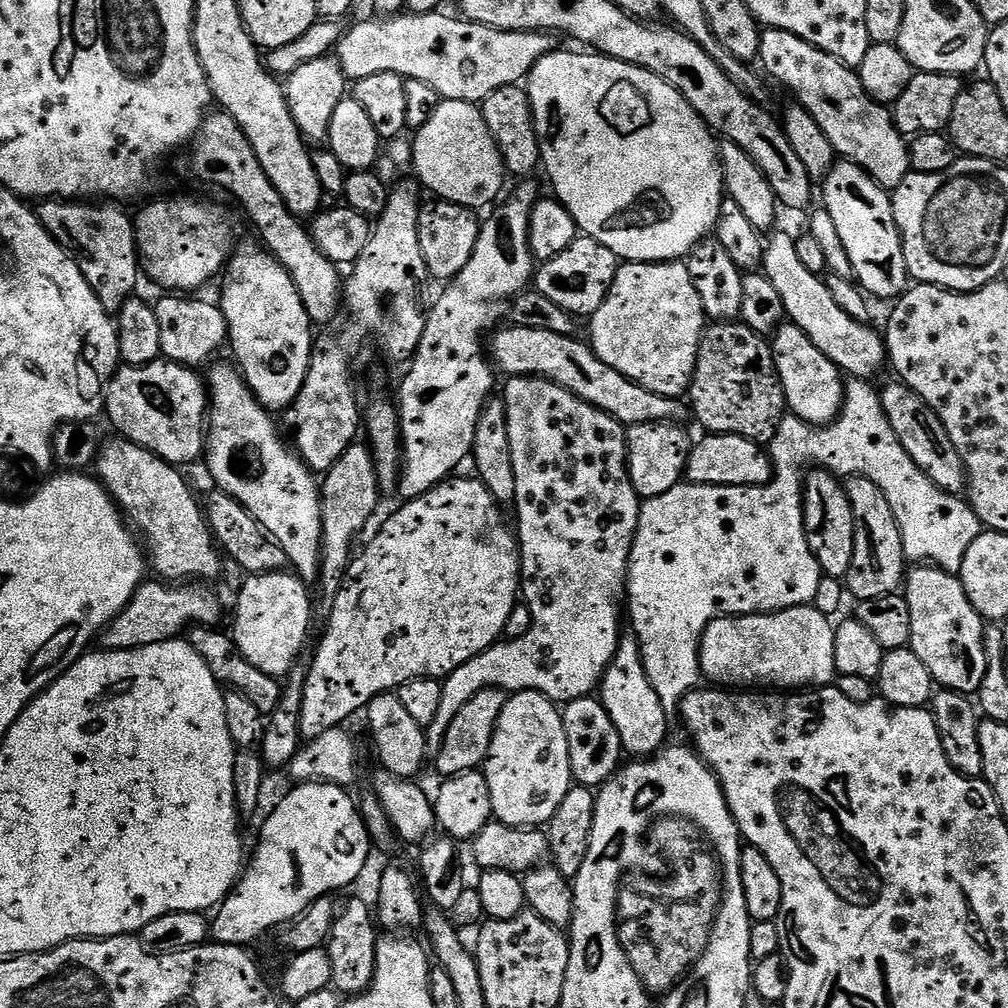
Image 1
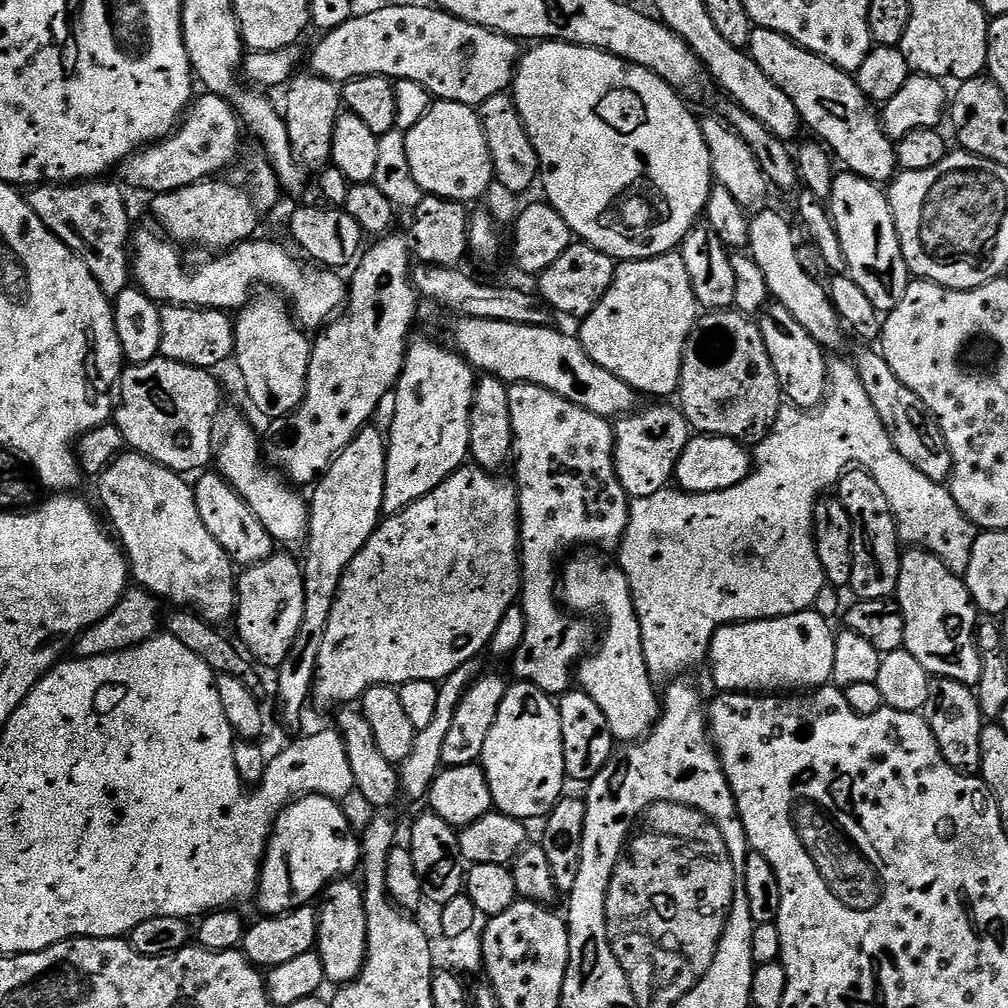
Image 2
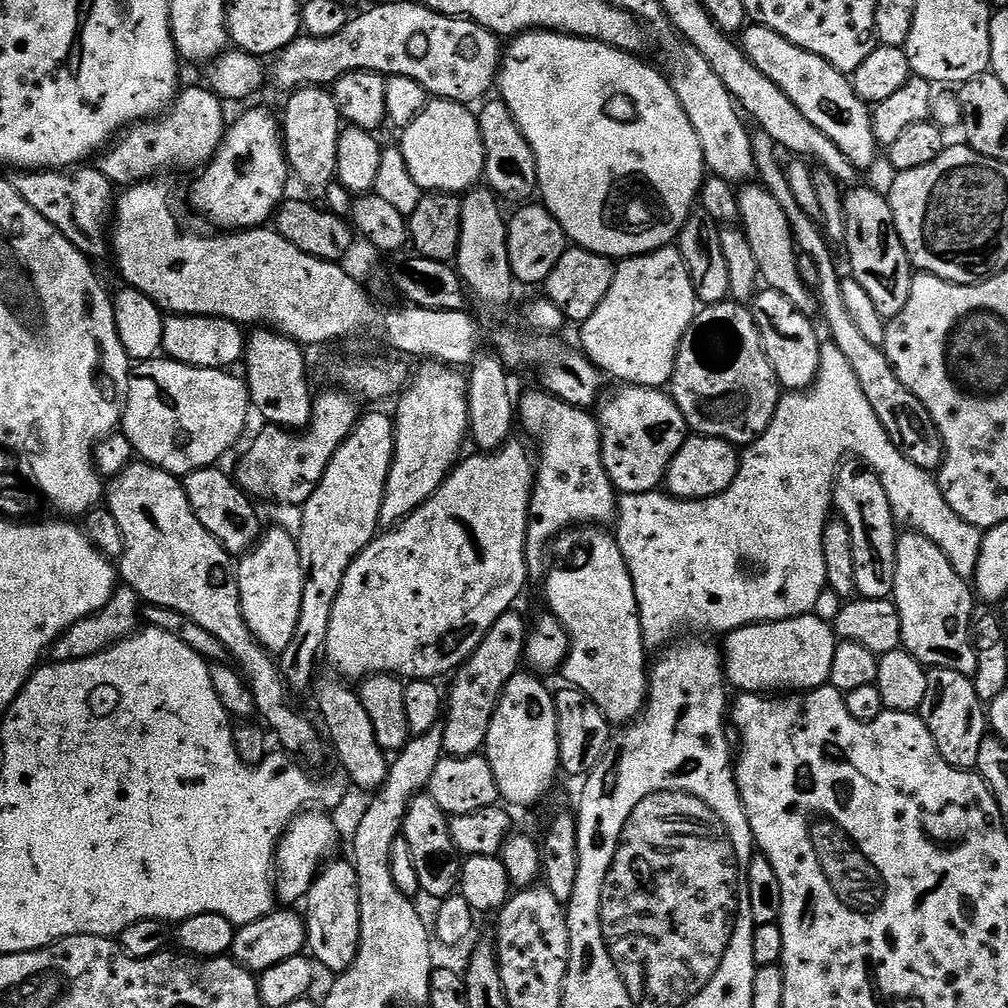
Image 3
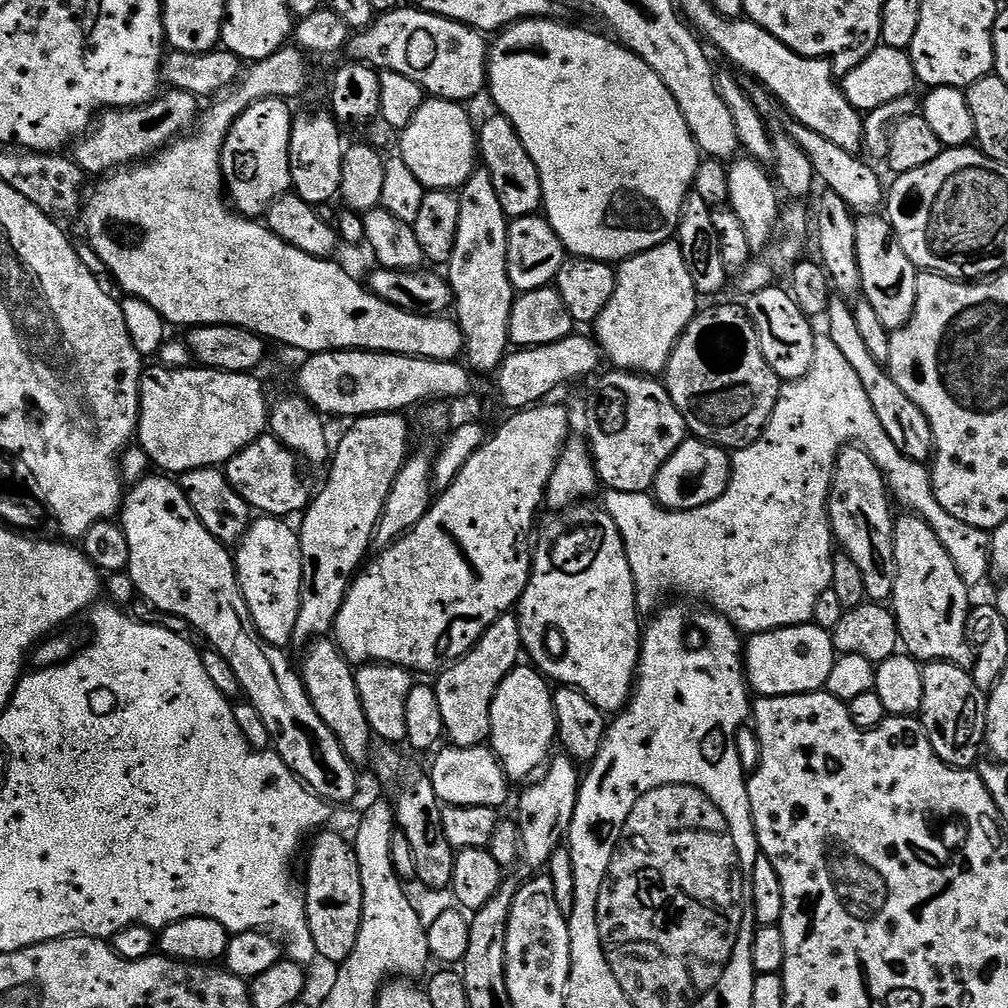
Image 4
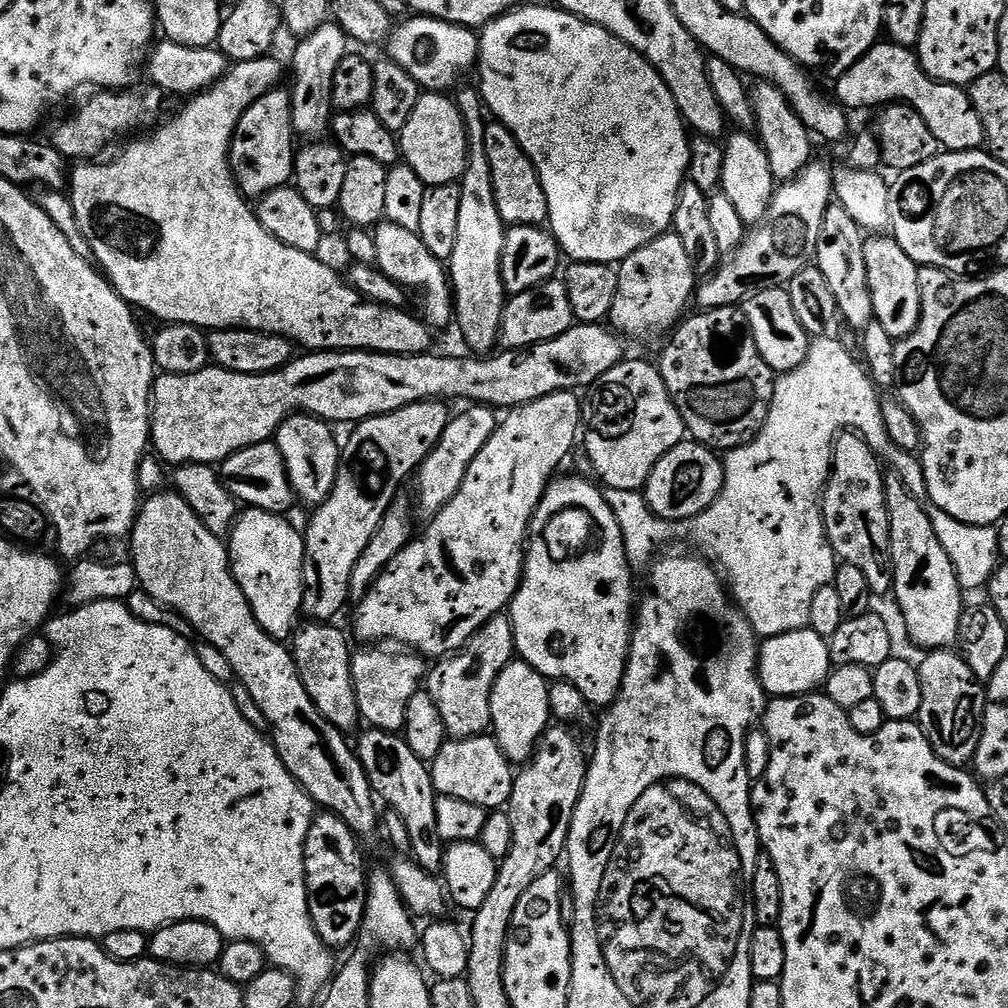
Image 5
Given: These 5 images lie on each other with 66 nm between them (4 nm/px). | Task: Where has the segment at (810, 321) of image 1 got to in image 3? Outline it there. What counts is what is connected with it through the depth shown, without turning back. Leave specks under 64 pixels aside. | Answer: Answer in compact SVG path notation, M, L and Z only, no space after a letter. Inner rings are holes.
M748 182L739 189L740 219L739 223L744 229L746 238L750 242L750 250L754 250L754 258L758 258L760 275L763 283L773 292L781 292L799 312L815 313L818 301L813 289L805 284L800 277L800 271L796 265L798 249L792 238L790 222L786 222L786 214L782 214L782 206L759 183Z

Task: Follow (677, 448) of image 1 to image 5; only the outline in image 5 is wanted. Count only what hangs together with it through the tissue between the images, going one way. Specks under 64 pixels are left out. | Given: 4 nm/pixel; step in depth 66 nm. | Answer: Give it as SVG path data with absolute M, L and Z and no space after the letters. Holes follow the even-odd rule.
M625 358L606 370L606 374L598 378L598 382L586 389L586 399L582 404L582 428L582 448L584 444L584 452L596 471L595 479L604 488L631 492L640 492L650 478L650 470L658 466L658 458L674 450L674 446L678 446L686 438L684 419L666 390L659 367L655 363L647 364L644 360L631 358Z

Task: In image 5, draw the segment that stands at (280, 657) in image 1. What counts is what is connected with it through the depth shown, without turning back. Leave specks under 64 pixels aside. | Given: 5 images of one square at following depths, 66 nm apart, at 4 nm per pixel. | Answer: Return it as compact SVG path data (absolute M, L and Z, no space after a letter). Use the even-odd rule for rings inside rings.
M245 507L226 540L232 577L246 594L258 626L281 642L291 641L298 627L304 593L304 534L288 519L278 512Z

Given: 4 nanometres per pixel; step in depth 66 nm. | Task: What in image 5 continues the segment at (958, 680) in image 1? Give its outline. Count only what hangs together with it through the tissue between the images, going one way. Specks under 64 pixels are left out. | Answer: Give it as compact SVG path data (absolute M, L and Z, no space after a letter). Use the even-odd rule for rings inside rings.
M894 474L884 477L886 510L890 518L892 587L896 604L904 615L908 636L923 650L948 650L959 641L960 615L966 607L965 593L954 574L954 566L934 534L925 501L914 498Z

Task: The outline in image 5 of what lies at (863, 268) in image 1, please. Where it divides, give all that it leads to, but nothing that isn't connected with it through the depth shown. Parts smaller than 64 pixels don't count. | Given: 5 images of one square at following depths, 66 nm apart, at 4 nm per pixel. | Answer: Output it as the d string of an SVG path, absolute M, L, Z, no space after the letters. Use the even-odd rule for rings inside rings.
M872 234L864 241L866 278L872 299L872 315L875 323L885 328L892 340L904 340L920 321L920 268L905 254L902 246L888 234Z

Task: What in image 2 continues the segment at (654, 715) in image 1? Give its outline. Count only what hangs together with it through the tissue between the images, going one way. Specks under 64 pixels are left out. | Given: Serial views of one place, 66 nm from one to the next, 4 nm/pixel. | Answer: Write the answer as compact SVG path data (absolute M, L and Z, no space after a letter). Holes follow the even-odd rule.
M578 556L565 568L563 565L562 600L573 613L604 619L600 645L597 648L595 645L578 665L579 687L590 694L590 698L598 702L598 710L606 714L613 741L644 739L660 718L662 700L658 692L656 696L658 688L648 673L642 654L642 630L638 626L638 614L634 610L626 574L615 563L607 564L600 556Z

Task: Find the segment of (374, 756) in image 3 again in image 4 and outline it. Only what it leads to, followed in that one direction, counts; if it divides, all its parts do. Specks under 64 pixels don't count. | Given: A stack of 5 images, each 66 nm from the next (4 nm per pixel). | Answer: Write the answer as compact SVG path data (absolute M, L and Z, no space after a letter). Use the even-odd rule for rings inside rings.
M332 638L316 640L303 649L302 656L304 661L298 664L298 671L314 710L318 710L318 718L322 718L326 726L330 726L334 738L338 738L338 746L342 746L351 764L367 765L374 737L370 722L366 722L366 710L362 710L362 698L358 698L353 665L340 653L340 648Z

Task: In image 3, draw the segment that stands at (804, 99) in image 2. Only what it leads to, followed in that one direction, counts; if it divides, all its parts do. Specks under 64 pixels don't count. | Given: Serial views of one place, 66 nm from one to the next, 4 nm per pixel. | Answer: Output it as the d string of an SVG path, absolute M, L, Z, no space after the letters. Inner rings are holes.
M752 24L745 27L738 43L743 48L746 58L846 154L846 158L858 170L868 168L876 160L878 143L872 130L872 112L864 99L856 93L853 81L843 72L839 72L830 62L826 62L818 54L810 54L794 42L782 38L769 28L763 28L761 24Z

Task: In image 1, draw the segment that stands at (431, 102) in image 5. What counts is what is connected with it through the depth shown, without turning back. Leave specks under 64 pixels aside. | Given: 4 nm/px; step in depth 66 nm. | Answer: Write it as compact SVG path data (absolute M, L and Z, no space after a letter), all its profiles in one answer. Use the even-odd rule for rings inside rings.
M441 99L426 124L414 132L412 166L414 176L433 192L433 197L448 200L451 204L481 210L480 208L487 209L495 205L501 199L500 191L504 188L504 176L506 177L504 159L500 157L498 146L486 126L483 111L465 100Z

